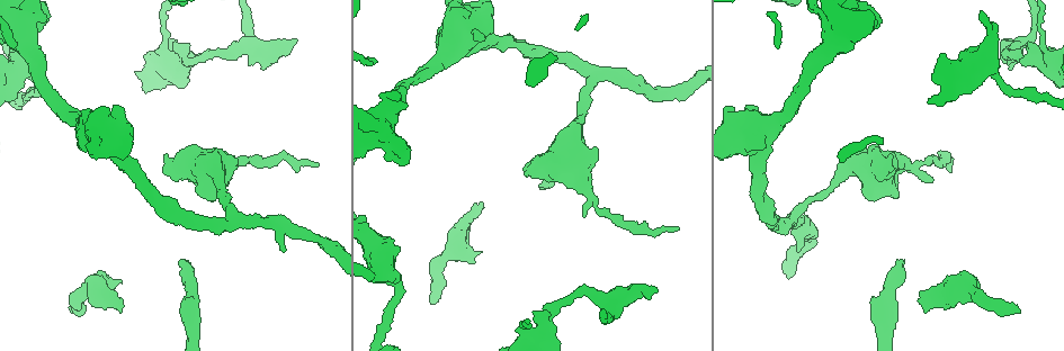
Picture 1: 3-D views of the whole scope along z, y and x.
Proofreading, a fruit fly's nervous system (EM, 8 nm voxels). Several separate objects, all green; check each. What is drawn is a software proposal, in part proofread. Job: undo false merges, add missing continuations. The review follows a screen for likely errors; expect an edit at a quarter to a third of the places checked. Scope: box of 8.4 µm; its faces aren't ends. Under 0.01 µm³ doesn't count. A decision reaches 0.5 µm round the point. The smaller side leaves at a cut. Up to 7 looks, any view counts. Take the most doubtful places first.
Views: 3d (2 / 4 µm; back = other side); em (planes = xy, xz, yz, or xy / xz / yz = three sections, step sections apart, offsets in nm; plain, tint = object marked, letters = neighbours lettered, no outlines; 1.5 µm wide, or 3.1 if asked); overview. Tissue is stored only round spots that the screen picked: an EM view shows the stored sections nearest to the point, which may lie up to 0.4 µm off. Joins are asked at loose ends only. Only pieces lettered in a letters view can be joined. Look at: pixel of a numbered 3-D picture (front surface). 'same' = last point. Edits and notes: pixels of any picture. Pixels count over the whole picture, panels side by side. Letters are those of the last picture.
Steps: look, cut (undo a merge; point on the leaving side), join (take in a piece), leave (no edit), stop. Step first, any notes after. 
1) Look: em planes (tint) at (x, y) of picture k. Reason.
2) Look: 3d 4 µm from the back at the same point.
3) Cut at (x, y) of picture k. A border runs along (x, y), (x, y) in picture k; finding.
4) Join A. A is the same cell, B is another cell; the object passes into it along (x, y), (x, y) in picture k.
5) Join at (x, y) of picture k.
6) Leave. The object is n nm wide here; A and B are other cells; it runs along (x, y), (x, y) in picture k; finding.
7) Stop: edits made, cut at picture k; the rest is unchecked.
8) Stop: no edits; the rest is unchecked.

Look: 3d 2 µm at (120, 312) of picture 1.

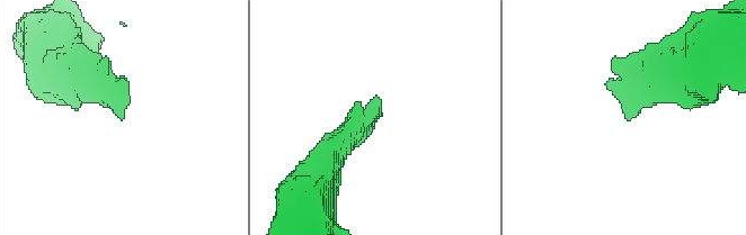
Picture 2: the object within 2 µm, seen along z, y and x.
Look: em planes (plain) at (627, 117) of picture 2.

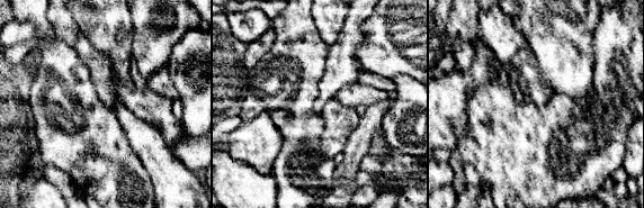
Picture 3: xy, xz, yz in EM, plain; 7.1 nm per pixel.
Look: em planes (letters) at the same point.

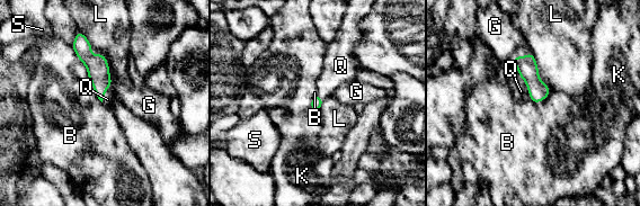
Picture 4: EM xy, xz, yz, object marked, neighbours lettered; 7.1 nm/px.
Join Q. The longest contact is with L, 320 nm; Q is the same cell, B, G, K, L and S are other cells; it goes on there.

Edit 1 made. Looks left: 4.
Look: overview. Redraw.

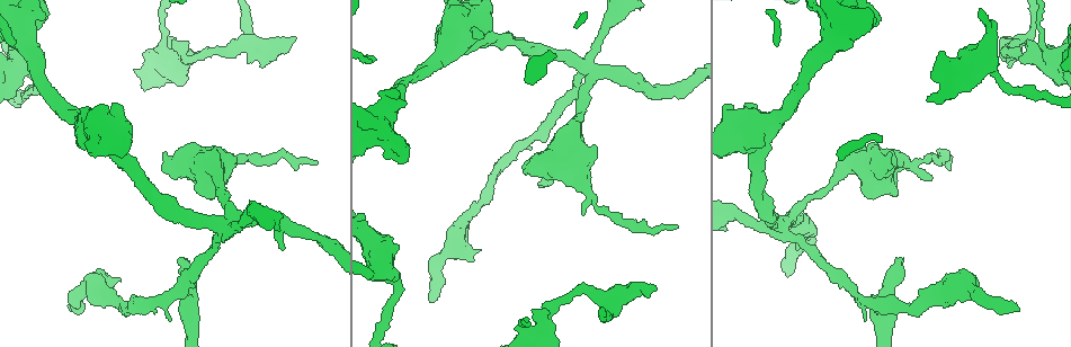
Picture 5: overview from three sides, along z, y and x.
Look: 3d 4 µm at (678, 226) of picture 5. Thin end.

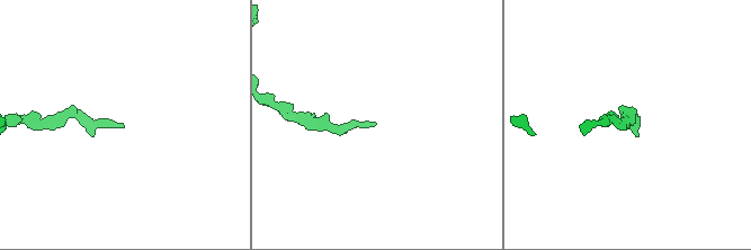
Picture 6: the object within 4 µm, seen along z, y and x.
Look: em xz step 8 (plain) at (372, 124) of picture 6.

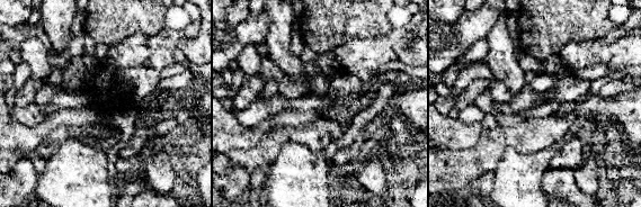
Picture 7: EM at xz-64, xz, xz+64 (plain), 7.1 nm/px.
Look: em xz step 8 (letters) at the same point. See the neighbours.

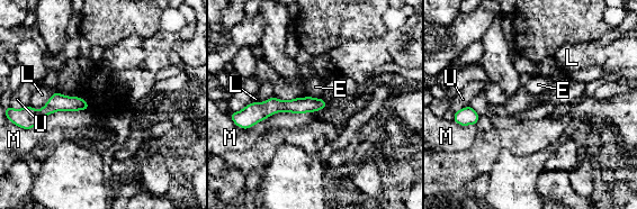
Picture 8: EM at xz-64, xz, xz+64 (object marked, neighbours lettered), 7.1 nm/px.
Leave. E, L, M and U are other cells; it runs along (322, 103), (248, 110) in picture 8; no lettered piece goes on from it.

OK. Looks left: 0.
Stop: edits made, join at picture 4; the rest is unchecked.

